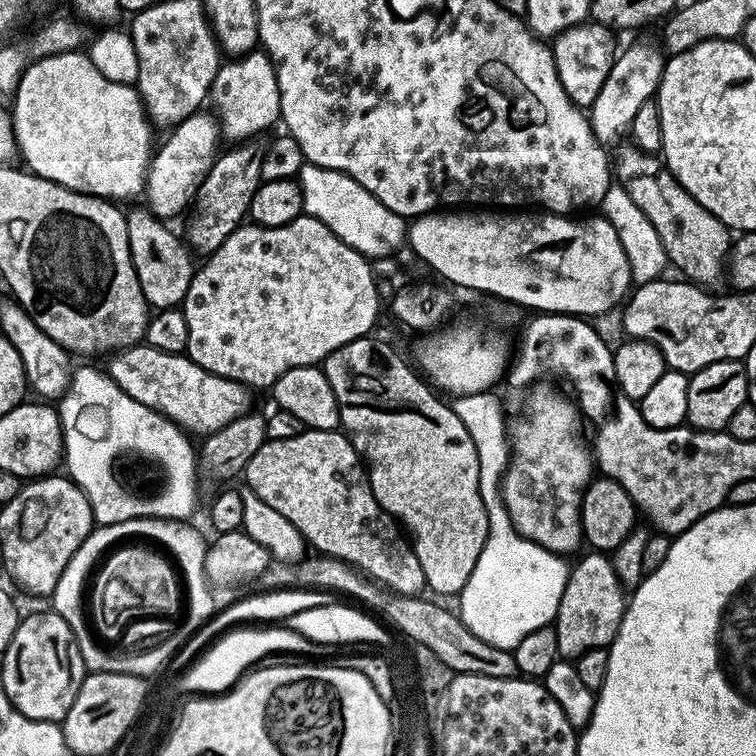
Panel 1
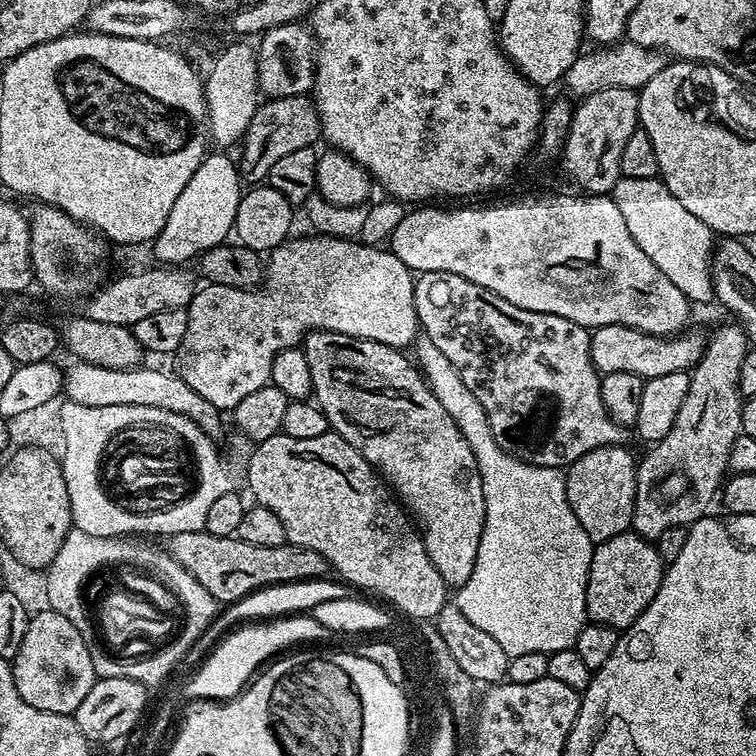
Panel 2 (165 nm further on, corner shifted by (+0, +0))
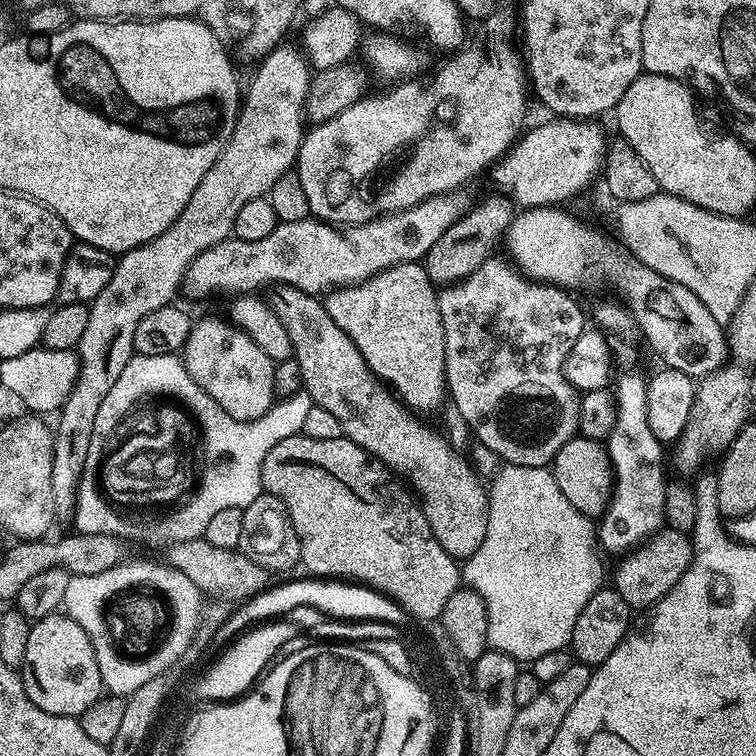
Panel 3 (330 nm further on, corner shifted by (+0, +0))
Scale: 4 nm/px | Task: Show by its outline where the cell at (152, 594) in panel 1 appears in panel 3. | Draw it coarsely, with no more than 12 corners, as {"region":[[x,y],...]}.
{"region":[[151,581],[114,586],[101,623],[114,658],[148,663],[173,639],[176,604]]}

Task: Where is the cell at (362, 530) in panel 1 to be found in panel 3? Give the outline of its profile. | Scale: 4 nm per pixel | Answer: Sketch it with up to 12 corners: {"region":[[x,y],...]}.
{"region":[[347,436],[282,438],[260,483],[300,564],[440,618],[461,587],[413,493]]}

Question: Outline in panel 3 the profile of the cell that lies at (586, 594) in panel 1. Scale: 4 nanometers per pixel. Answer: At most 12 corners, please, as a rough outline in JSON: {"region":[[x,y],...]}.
{"region":[[665,526],[611,573],[629,608],[647,610],[692,561],[692,541]]}

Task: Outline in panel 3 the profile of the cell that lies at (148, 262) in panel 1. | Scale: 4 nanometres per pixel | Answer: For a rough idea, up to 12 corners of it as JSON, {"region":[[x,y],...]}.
{"region":[[273,283],[313,405],[407,481],[442,550],[486,538],[488,488],[401,403],[323,299]]}

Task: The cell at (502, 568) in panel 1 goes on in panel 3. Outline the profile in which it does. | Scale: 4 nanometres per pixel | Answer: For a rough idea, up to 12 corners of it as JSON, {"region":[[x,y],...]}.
{"region":[[504,464],[462,580],[488,648],[568,648],[606,580],[551,467]]}

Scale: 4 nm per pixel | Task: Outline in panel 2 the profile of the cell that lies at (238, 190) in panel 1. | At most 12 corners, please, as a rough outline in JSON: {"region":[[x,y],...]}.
{"region":[[308,96],[265,99],[239,149],[249,185],[321,136]]}

